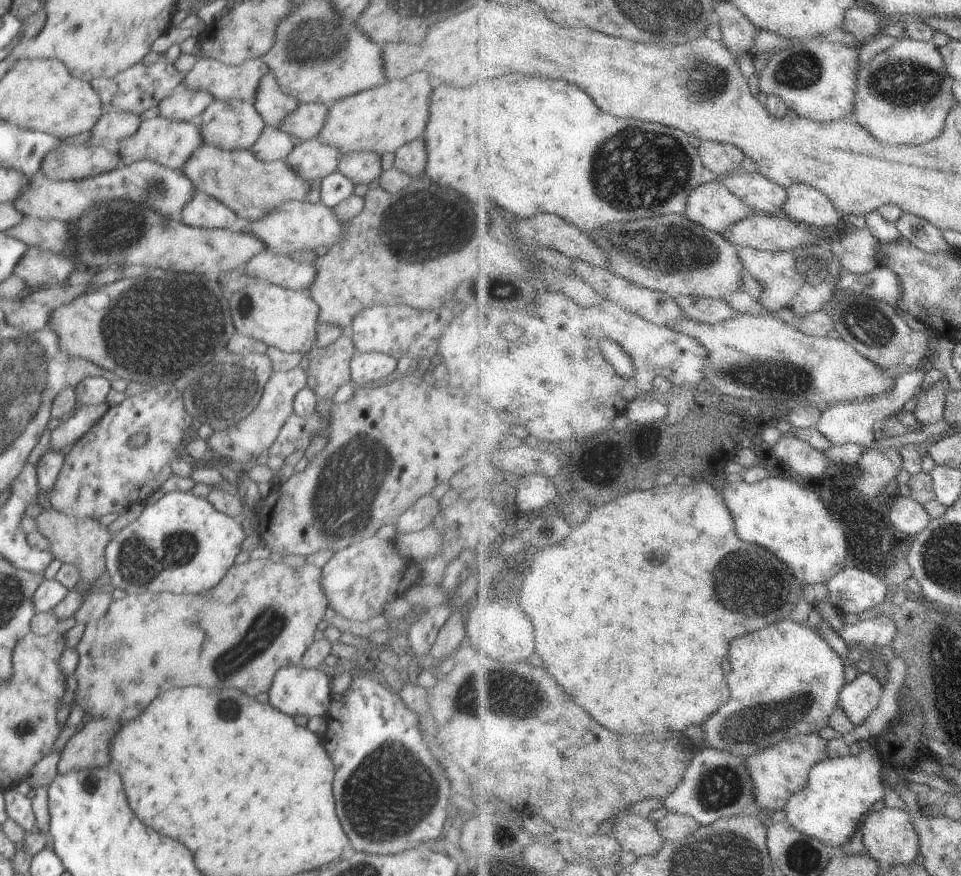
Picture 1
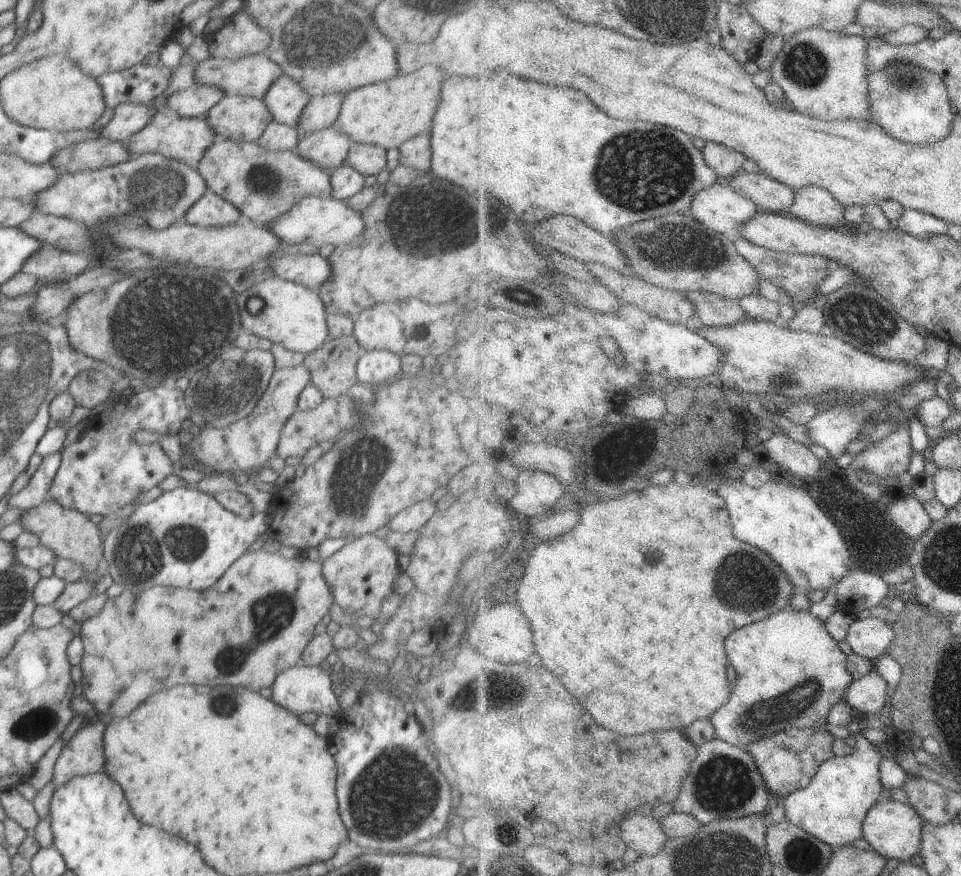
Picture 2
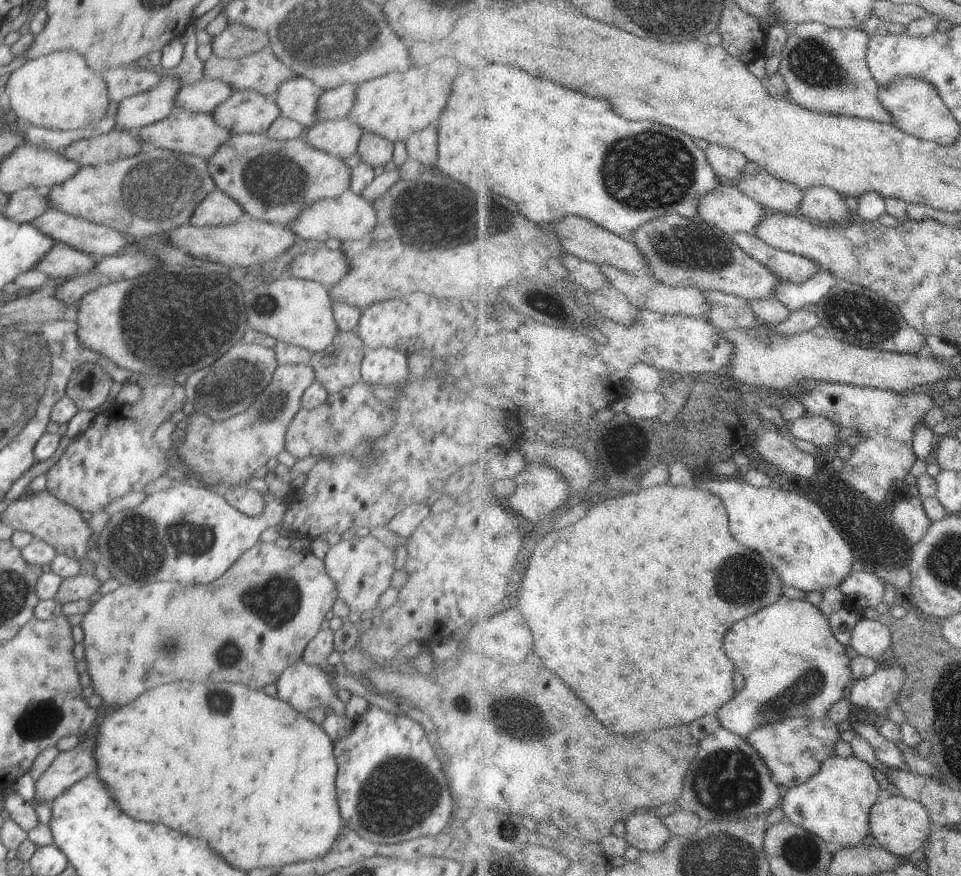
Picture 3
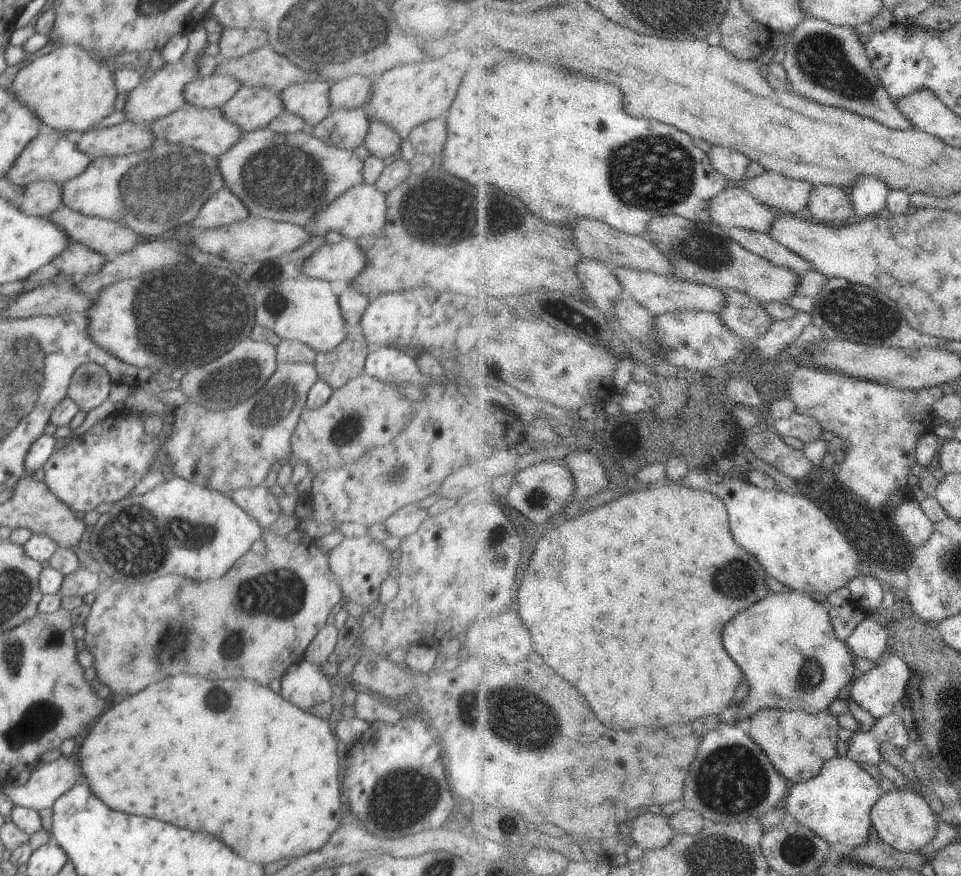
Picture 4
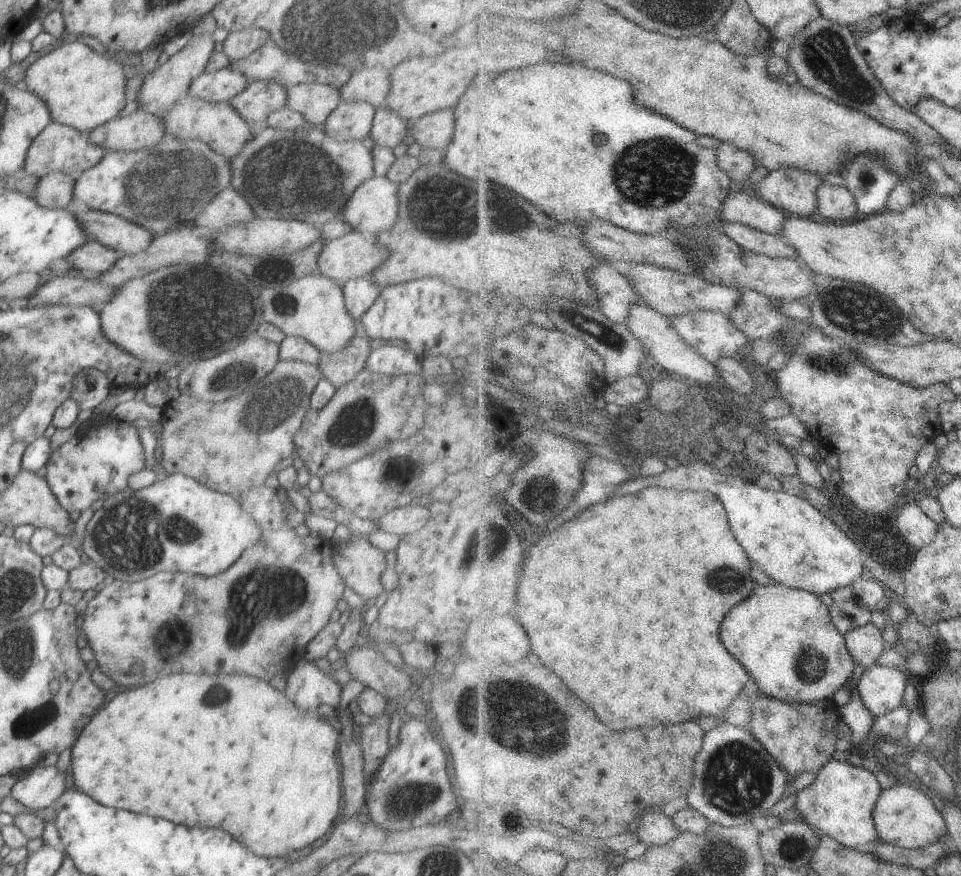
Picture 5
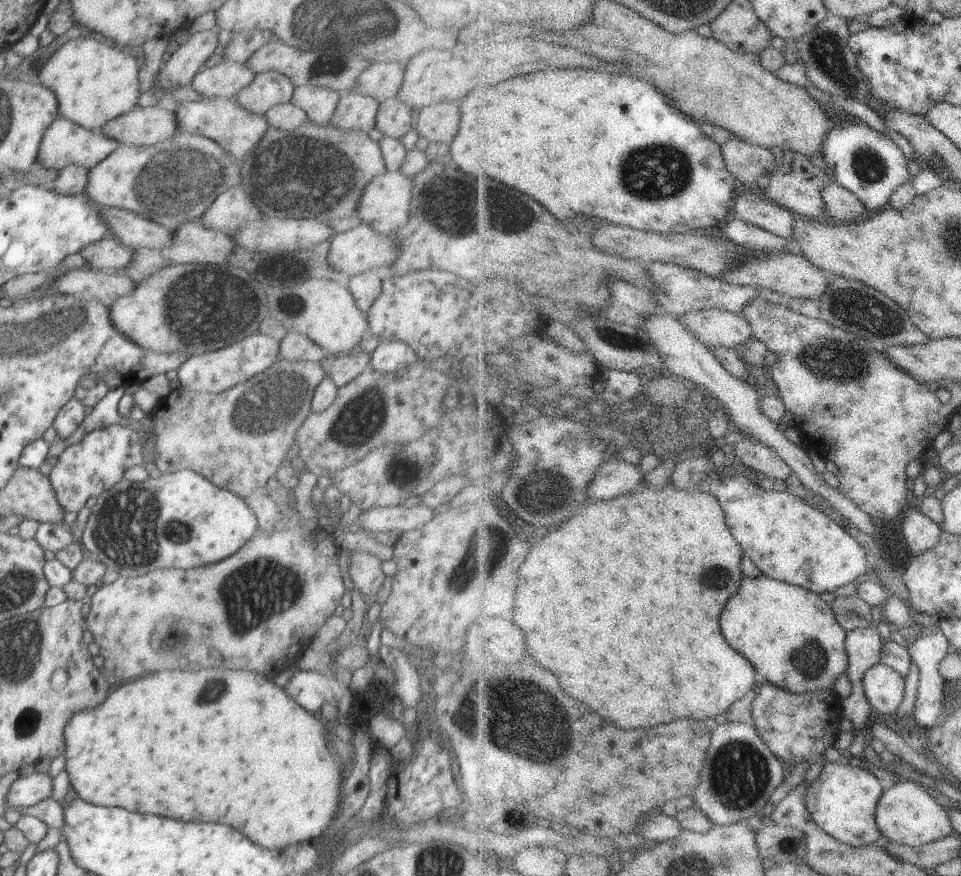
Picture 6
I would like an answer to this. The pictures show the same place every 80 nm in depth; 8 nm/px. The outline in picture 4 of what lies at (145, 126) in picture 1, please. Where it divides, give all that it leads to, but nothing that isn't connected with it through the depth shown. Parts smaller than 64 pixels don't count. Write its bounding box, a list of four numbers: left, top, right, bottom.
[149,103,244,159]

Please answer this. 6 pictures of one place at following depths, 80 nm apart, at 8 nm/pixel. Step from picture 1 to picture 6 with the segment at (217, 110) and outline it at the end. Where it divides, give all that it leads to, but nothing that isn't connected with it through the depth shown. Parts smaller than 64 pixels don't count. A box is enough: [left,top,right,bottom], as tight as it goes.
[235,71,294,115]

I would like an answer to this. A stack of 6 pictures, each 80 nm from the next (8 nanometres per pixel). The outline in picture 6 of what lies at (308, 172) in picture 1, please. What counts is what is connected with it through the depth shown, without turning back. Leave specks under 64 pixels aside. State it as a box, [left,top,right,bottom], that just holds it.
[330,91,379,133]

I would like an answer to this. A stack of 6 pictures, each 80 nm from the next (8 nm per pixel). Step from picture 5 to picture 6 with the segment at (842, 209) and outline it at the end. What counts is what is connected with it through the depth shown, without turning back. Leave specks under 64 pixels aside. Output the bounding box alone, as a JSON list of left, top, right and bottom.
[823,182,871,222]

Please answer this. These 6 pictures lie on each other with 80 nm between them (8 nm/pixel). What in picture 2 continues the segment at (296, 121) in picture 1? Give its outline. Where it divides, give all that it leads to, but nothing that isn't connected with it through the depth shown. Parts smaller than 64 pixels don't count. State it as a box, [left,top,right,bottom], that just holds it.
[296,94,344,136]

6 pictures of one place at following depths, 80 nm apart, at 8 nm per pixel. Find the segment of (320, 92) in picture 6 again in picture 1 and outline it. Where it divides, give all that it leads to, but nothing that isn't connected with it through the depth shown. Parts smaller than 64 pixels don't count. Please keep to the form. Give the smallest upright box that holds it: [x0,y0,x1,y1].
[252,71,300,127]

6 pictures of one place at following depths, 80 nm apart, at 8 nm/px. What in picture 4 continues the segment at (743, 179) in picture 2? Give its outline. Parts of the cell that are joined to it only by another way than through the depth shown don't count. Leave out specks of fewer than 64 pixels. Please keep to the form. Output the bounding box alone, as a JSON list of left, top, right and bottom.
[743,170,815,216]

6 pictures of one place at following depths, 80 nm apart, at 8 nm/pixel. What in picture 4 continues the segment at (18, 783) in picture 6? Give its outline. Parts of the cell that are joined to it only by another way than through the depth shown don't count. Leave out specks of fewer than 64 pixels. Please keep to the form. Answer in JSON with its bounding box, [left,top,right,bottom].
[2,754,83,813]

